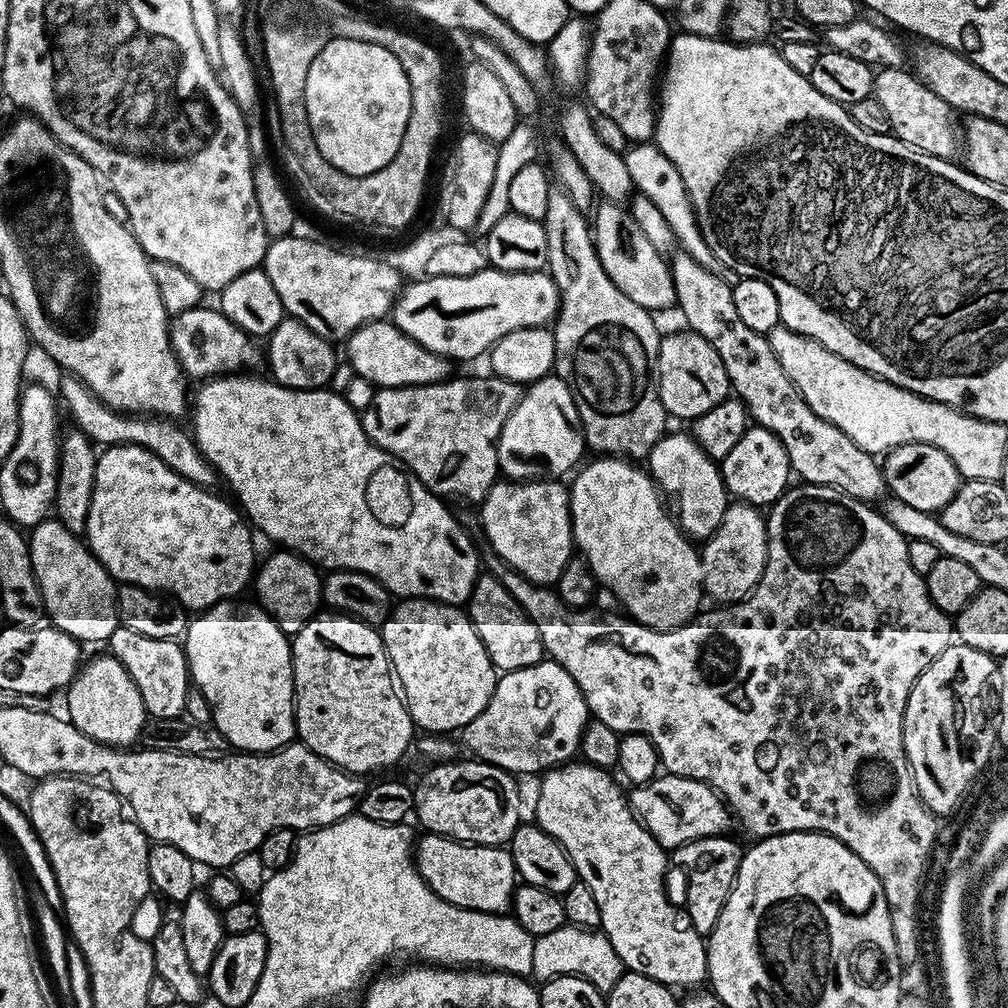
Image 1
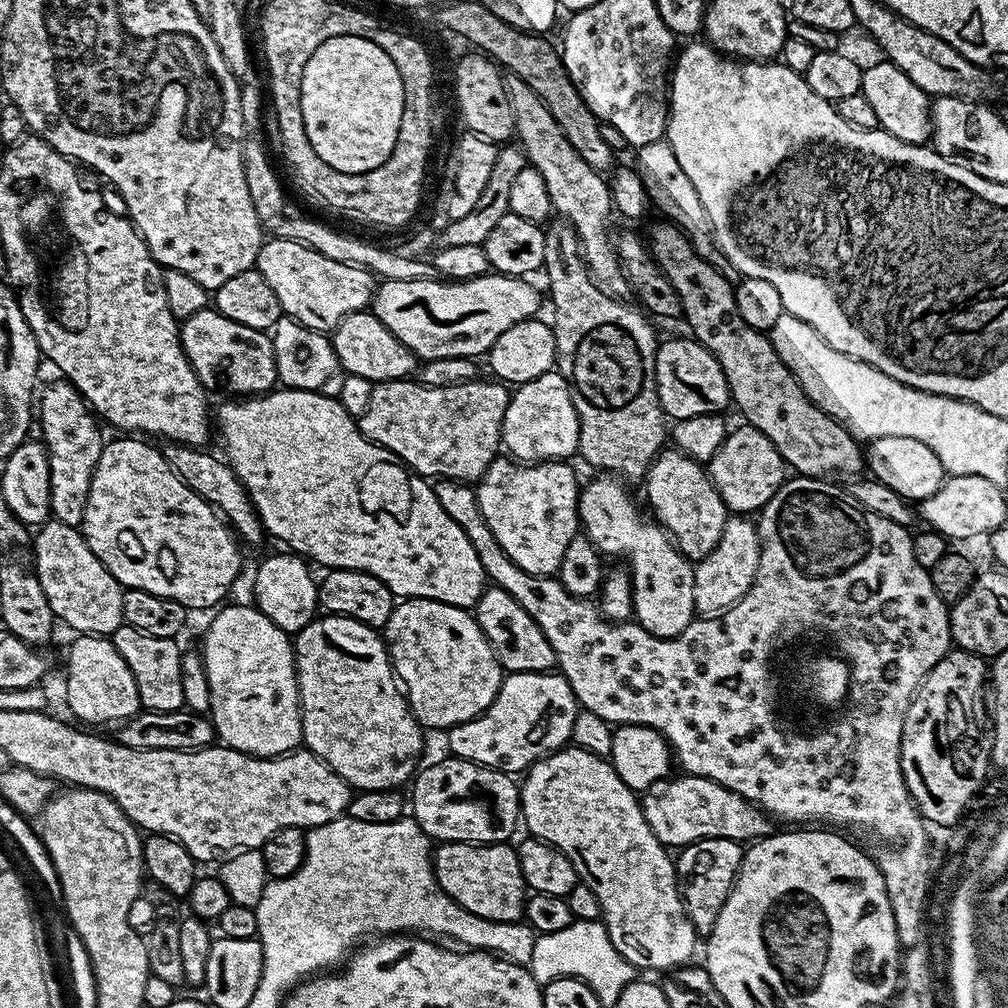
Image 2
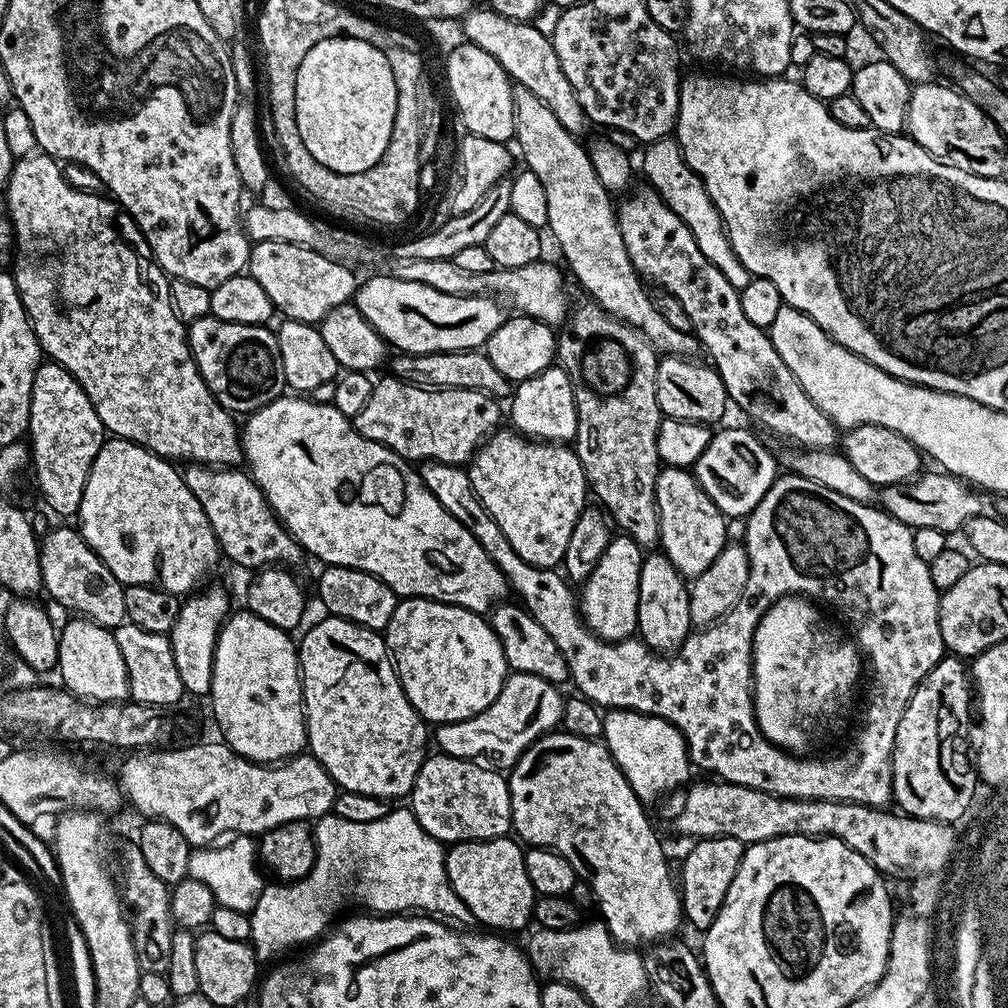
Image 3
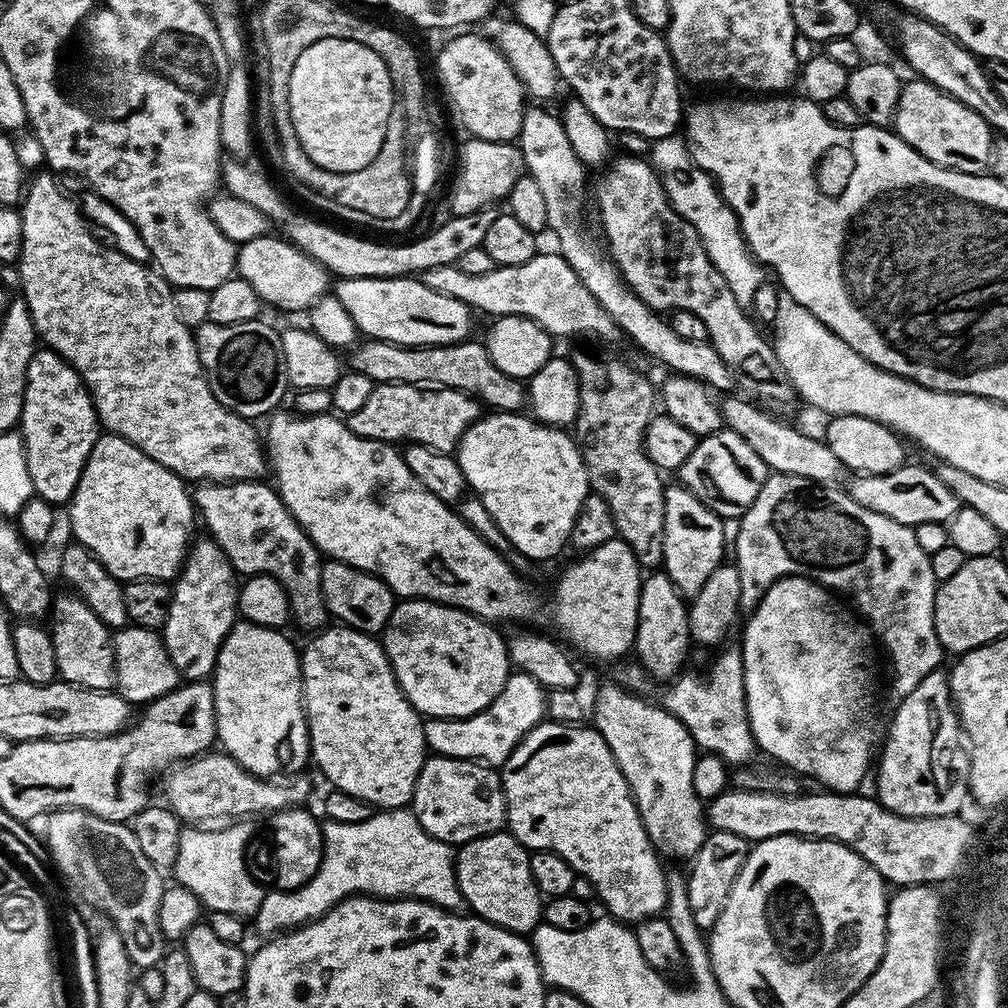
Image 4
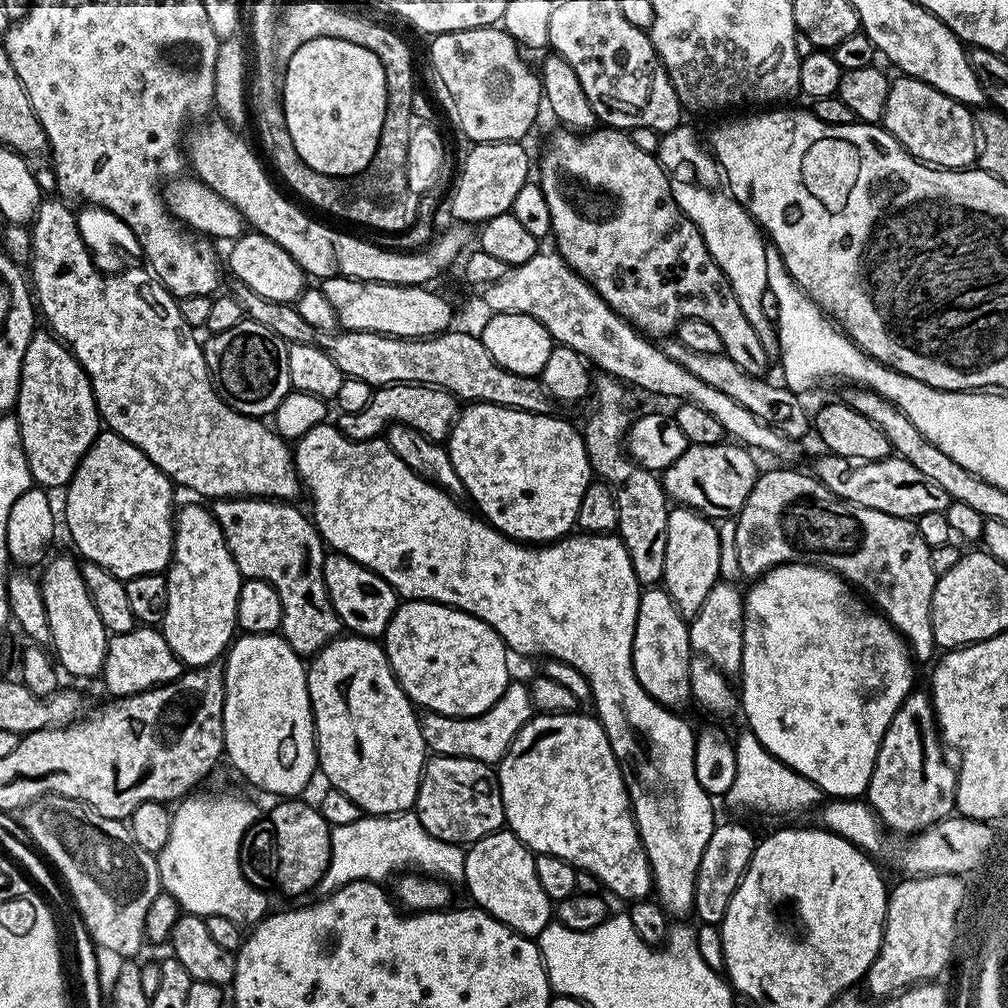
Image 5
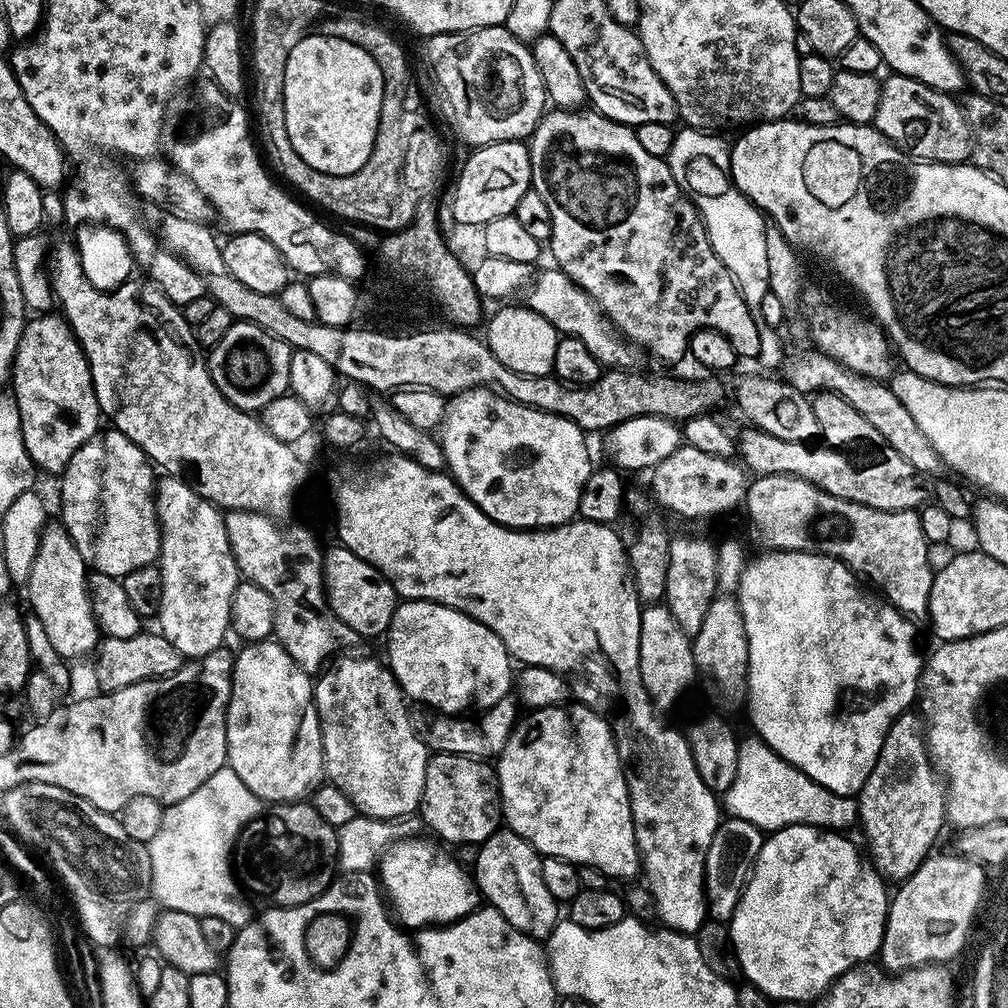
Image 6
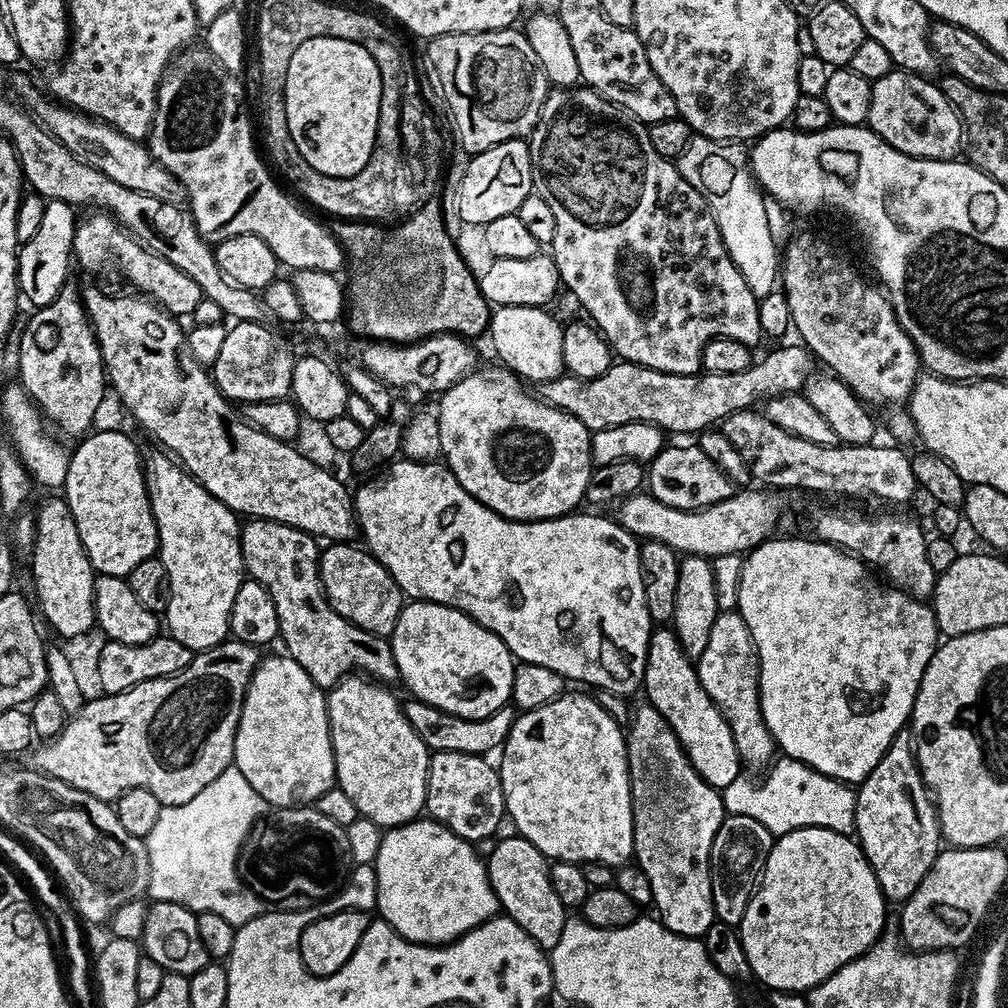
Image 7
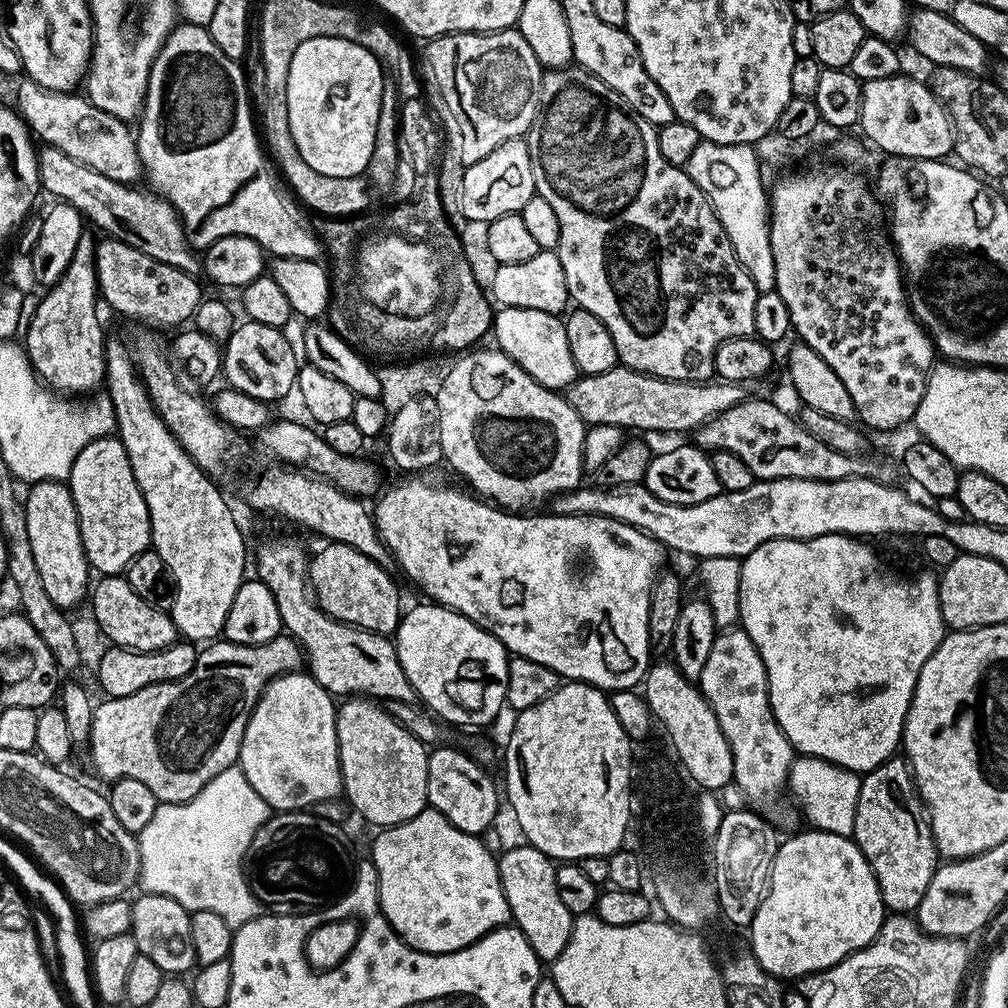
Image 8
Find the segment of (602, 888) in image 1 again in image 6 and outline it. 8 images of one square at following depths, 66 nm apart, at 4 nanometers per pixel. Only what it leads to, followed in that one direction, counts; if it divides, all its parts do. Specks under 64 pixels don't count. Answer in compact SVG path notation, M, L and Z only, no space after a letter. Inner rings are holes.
M578 703L571 707L569 712L564 706L529 711L528 717L525 715L510 734L494 764L496 778L500 781L503 823L531 844L541 857L553 856L577 866L597 868L613 881L631 881L641 875L642 865L628 784L624 781L626 769L616 749L617 737L612 737L612 728L601 713Z

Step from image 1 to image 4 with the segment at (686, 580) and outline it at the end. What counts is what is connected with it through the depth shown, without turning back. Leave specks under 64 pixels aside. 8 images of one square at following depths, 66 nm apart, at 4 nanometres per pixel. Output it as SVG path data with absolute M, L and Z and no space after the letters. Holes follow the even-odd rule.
M656 570L652 576L640 585L640 605L638 606L638 622L634 641L634 656L641 668L653 681L671 681L681 675L684 659L688 656L688 609L685 597L670 582L663 570Z

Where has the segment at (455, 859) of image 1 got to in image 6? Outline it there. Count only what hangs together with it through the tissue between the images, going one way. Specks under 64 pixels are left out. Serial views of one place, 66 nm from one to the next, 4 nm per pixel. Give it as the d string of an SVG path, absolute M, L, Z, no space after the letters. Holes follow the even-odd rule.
M498 830L490 838L486 838L484 843L479 845L475 849L476 852L476 868L474 867L474 879L476 882L476 887L480 889L480 895L491 907L498 910L498 914L502 914L502 918L506 918L506 922L510 922L510 926L514 926L519 932L524 932L528 936L531 936L533 940L538 940L541 942L547 941L549 934L554 930L558 919L558 913L556 913L556 908L558 908L557 900L550 894L550 889L546 886L546 881L542 878L542 857L531 844L527 844L522 837L520 837L517 832L511 830Z

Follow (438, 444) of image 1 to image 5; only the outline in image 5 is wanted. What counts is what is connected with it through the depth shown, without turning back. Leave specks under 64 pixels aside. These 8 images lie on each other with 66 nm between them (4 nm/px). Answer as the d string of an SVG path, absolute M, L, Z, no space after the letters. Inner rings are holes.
M387 384L384 388L377 388L371 393L369 402L362 410L357 413L340 412L335 417L334 423L340 429L340 433L351 440L375 440L391 424L405 424L414 430L418 430L424 436L437 442L444 442L448 439L448 434L452 430L458 415L458 401L446 390L441 388L431 388L429 384Z

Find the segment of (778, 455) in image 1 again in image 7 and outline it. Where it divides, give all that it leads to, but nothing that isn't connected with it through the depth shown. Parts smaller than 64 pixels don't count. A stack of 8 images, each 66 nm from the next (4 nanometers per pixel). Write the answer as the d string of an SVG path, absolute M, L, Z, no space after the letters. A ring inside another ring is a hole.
M698 446L663 448L647 465L646 488L651 496L658 498L658 502L666 502L666 506L675 508L705 508L734 495L734 486L726 474L722 474L722 470L718 470Z

